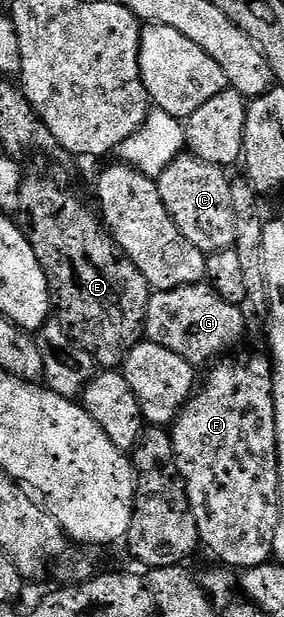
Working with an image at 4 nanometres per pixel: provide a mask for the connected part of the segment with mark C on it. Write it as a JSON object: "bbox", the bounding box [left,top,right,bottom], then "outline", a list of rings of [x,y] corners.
{"bbox":[156,154,236,254],"outline":[[[180,154],[156,178],[160,198],[180,234],[207,254],[234,247],[236,218],[232,214],[231,177],[227,169],[205,164],[200,158]]]}

